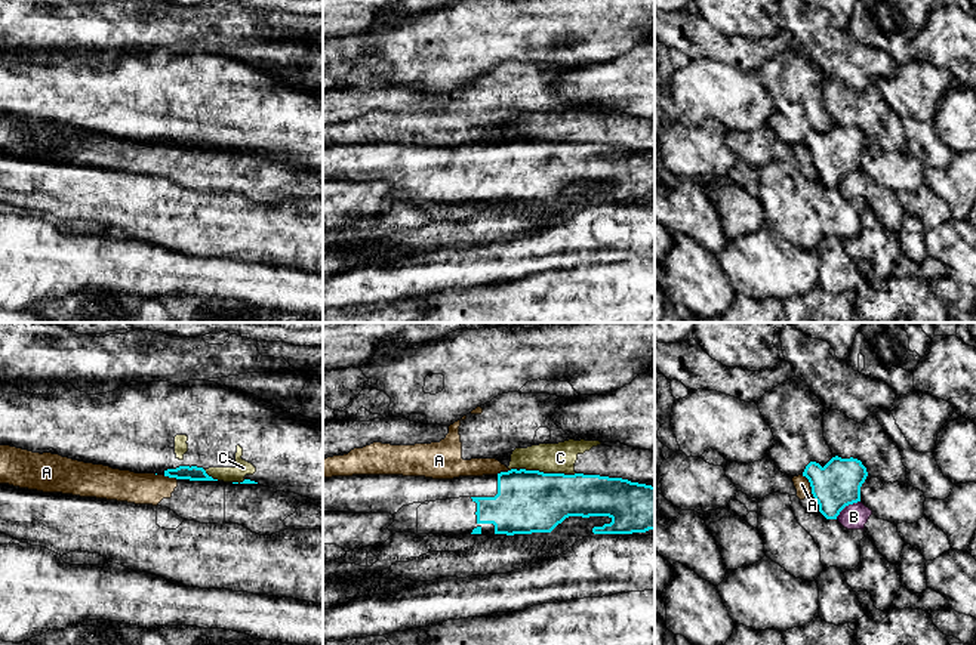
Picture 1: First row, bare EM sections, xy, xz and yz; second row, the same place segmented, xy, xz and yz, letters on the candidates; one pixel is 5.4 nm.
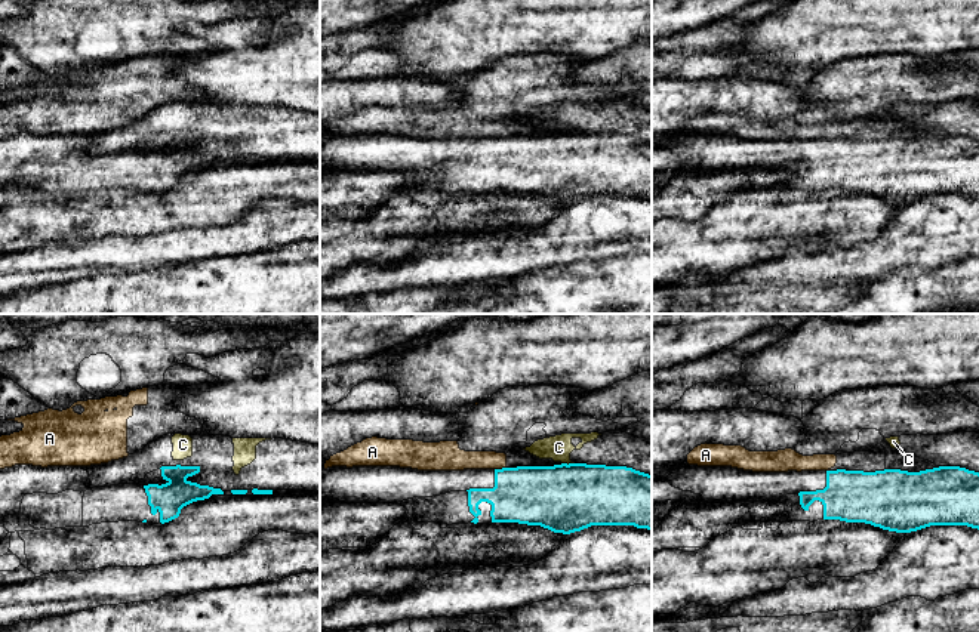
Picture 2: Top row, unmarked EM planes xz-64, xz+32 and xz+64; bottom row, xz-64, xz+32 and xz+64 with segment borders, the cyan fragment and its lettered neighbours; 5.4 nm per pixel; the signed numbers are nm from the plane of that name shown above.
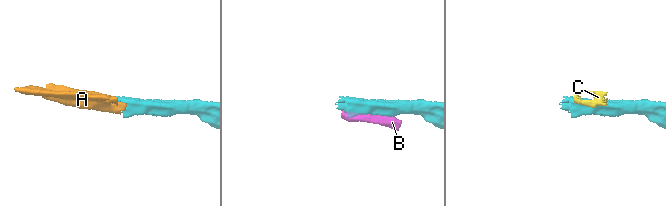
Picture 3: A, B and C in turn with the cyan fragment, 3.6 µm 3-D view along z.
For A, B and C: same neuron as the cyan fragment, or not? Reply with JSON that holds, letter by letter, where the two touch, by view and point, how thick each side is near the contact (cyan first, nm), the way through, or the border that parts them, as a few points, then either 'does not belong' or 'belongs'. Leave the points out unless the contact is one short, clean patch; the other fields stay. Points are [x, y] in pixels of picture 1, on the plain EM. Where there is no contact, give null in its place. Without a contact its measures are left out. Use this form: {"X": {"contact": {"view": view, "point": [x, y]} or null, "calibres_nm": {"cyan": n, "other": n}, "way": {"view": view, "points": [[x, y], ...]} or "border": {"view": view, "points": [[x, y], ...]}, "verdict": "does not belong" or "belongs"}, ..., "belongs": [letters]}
{"A": {"contact": {"view": "xy", "point": [171, 145]}, "calibres_nm": {"cyan": 80, "other": 180}, "border": {"view": "xy", "points": [[163, 144], [176, 148]]}, "verdict": "does not belong"}, "B": {"contact": {"view": "yz", "point": [846, 173]}, "calibres_nm": {"cyan": 260, "other": 140}, "verdict": "does not belong"}, "C": {"contact": {"view": "xz", "point": [548, 142]}, "calibres_nm": {"cyan": 340, "other": 160}, "border": {"view": "xz", "points": [[520, 136], [575, 142]]}, "verdict": "does not belong"}, "belongs": []}

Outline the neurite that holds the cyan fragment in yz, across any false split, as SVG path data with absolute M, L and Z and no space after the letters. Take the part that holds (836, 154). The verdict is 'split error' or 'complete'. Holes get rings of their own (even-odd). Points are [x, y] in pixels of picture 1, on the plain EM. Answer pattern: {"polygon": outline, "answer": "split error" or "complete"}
{"polygon": "M835 124L823 136L810 130L803 145L810 151L819 180L826 188L837 188L846 175L860 170L860 155L868 141L860 129Z", "answer": "complete"}

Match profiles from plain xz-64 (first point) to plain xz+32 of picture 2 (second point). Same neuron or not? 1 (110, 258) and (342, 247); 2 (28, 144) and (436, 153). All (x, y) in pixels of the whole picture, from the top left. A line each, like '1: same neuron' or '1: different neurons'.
1: different neurons
2: same neuron

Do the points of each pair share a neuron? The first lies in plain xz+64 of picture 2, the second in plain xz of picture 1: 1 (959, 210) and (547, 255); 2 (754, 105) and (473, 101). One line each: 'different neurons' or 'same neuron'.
1: same neuron
2: different neurons

